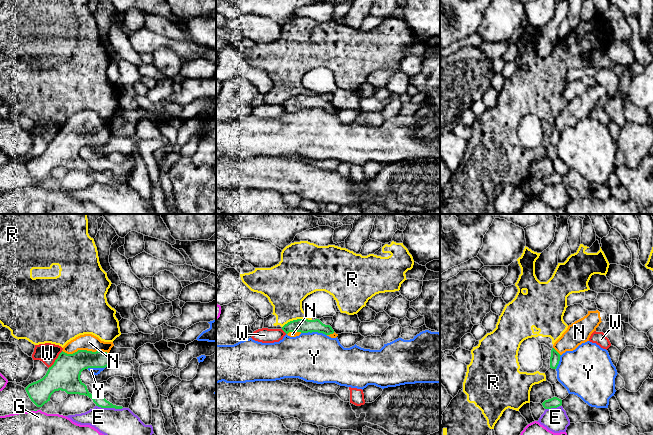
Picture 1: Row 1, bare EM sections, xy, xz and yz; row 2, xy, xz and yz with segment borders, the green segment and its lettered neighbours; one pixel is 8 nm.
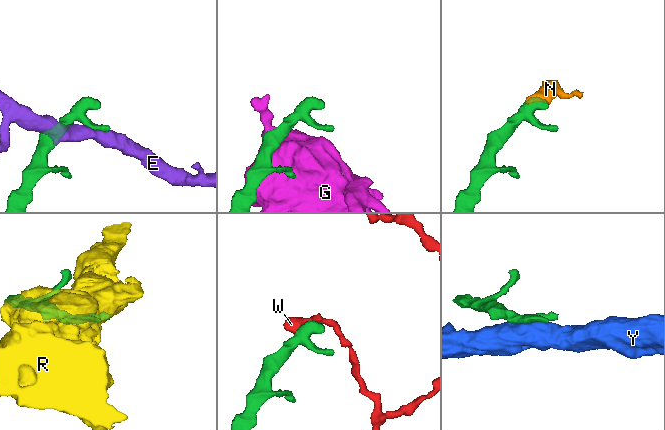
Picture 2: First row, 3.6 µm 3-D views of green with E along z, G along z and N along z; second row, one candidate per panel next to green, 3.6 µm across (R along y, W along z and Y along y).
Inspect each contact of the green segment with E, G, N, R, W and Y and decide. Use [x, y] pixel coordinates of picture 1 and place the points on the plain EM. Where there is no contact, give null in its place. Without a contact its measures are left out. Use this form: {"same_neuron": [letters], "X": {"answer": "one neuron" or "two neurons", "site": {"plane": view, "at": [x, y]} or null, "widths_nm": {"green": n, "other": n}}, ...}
{"same_neuron": ["N"], "E": {"answer": "two neurons", "site": {"plane": "xy", "at": [109, 183]}, "widths_nm": {"green": 80, "other": 300}}, "G": {"answer": "two neurons", "site": {"plane": "xy", "at": [35, 186]}, "widths_nm": {"green": 20, "other": 440}}, "N": {"answer": "one neuron", "site": {"plane": "xy", "at": [85, 126]}, "widths_nm": {"green": 240, "other": 140}}, "R": {"answer": "two neurons", "site": {"plane": "xz", "at": [297, 95]}, "widths_nm": {"green": 110, "other": 320}}, "W": {"answer": "two neurons", "site": {"plane": "xy", "at": [55, 136]}, "widths_nm": {"green": 240, "other": 160}}, "Y": {"answer": "two neurons", "site": {"plane": "xz", "at": [314, 107]}, "widths_nm": {"green": 110, "other": 400}}}

